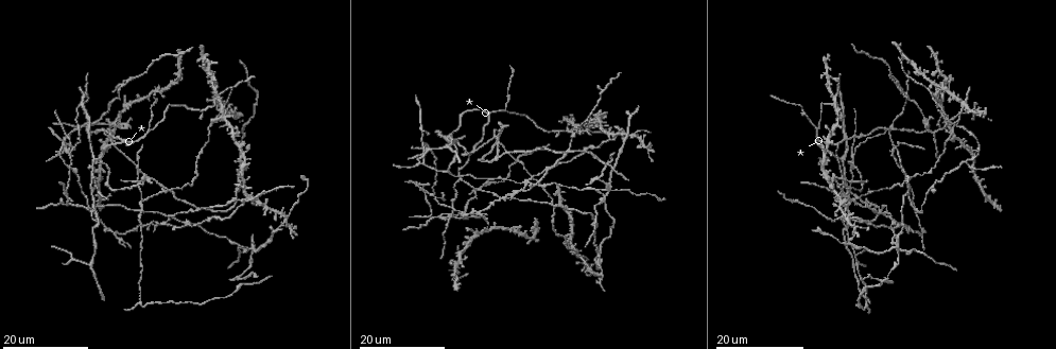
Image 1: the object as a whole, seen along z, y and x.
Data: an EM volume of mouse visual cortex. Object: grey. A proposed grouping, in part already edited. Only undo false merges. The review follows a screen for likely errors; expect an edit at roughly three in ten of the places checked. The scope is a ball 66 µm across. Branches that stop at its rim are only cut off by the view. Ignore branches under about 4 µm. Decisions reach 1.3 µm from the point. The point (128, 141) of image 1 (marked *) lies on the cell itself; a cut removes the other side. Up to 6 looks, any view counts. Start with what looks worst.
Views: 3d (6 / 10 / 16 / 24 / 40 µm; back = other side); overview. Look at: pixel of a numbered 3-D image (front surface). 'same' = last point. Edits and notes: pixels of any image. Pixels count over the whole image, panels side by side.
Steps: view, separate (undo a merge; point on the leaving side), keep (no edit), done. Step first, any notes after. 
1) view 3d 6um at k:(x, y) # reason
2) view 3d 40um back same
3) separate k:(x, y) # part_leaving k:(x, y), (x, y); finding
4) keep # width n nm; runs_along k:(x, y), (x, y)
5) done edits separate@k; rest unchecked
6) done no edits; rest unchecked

view 3d 16um at 1:(596, 254) # side arm on a straight run

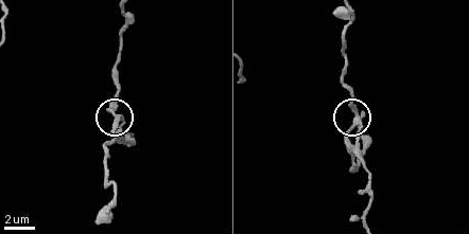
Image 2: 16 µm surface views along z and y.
view 3d 10um at 2:(356, 125) # zoom in

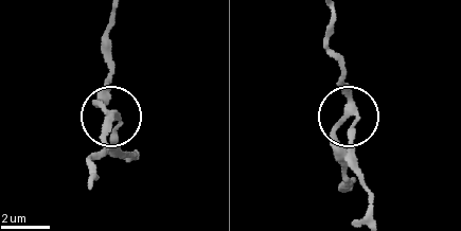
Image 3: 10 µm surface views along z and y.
keep # arms 3; runs_along 3:(334, 15), (329, 39), (340, 70), (357, 159); continuous, no second cell

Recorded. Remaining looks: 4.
view 3d 16um at 1:(92, 176) # branch point

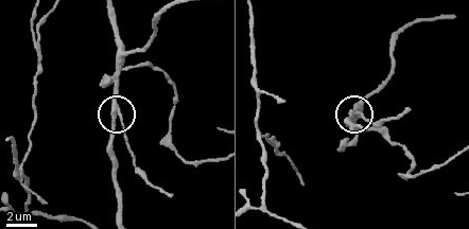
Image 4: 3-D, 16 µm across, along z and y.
view 3d 6um at 4:(116, 119) # zoom in

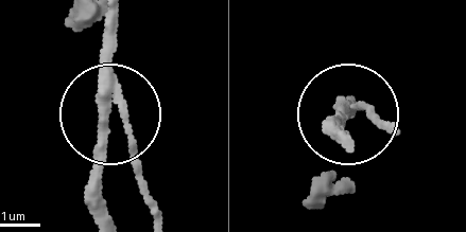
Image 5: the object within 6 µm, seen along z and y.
separate 5:(131, 141) # arms 3; part_leaving 5:(111, 87), (152, 215); two cells meet here

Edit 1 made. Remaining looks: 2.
view 3d 16um at 1:(833, 98) # two arms in line, one across

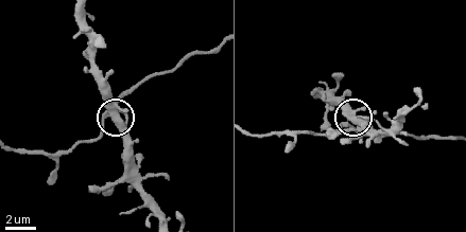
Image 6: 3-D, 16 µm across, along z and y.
view 3d 6um at 6:(120, 118)

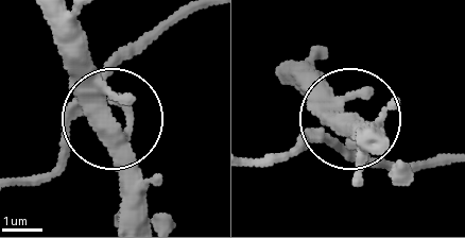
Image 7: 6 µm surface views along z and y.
keep # width 370 nm; one cell here

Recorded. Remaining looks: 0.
done edits separate@5; rest unchecked

